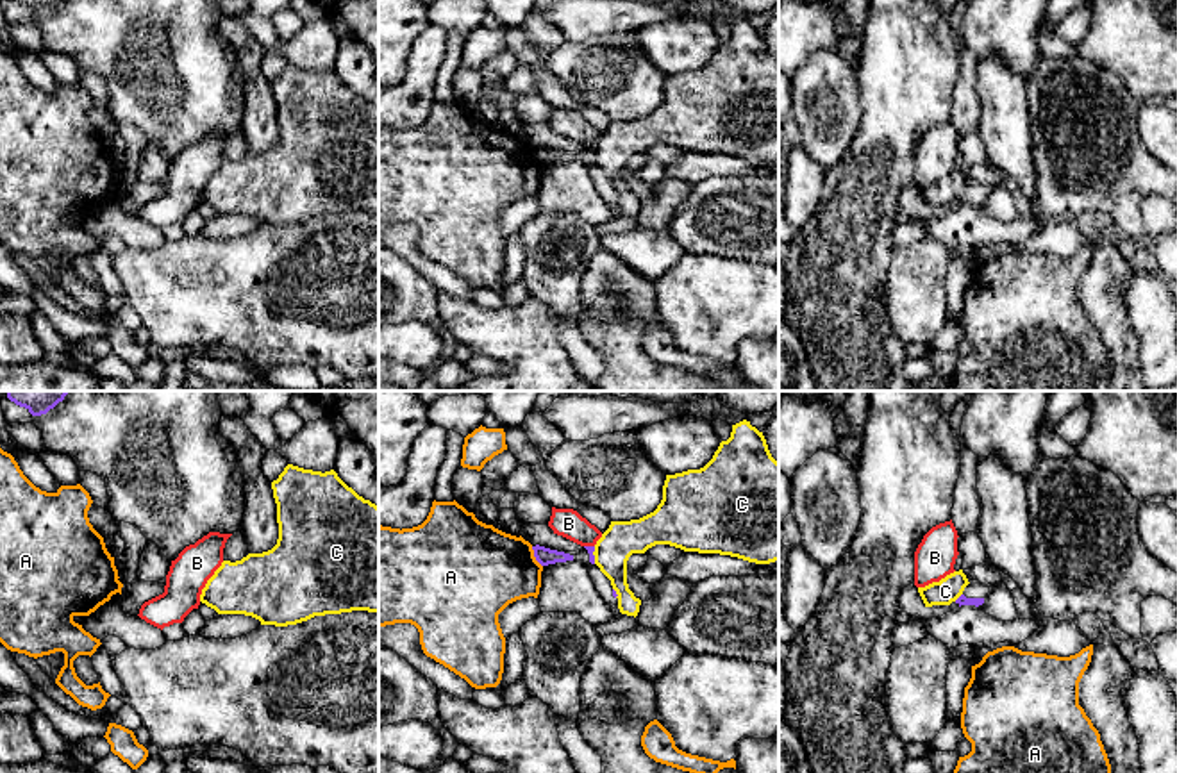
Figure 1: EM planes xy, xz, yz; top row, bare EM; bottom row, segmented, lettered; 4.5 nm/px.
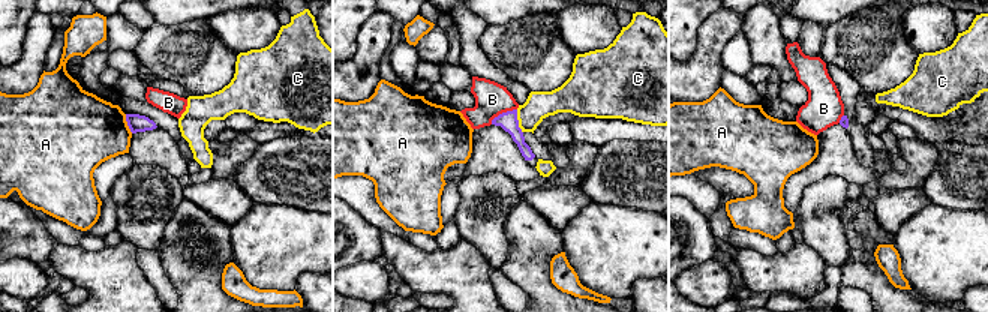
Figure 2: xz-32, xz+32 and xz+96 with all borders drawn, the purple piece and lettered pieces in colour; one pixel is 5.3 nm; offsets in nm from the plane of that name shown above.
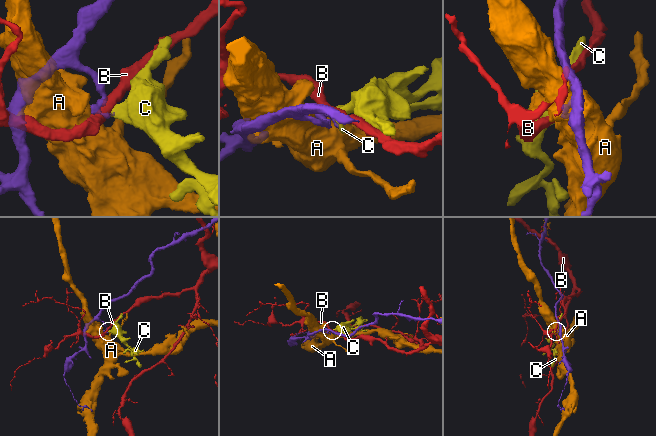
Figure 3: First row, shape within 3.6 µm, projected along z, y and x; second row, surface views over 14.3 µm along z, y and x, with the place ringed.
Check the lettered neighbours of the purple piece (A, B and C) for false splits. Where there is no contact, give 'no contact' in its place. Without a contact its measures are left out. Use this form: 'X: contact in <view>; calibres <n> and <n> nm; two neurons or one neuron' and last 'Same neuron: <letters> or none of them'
A: contact in xz; calibres 80 and 380 nm; two neurons
B: contact in xz; calibres 30 and 130 nm; two neurons
C: contact in yz; calibres 50 and 120 nm; two neurons
Same neuron: none of them

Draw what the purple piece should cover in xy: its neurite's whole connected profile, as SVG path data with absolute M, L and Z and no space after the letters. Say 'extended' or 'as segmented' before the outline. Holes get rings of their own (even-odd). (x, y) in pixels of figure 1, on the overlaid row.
as segmented | M7 391L7 398L20 407L25 407L32 416L46 414L68 391Z

